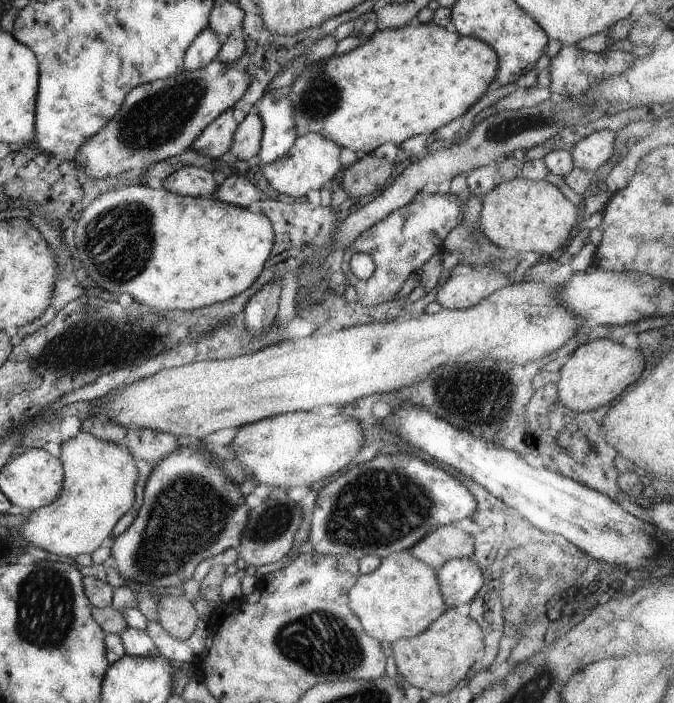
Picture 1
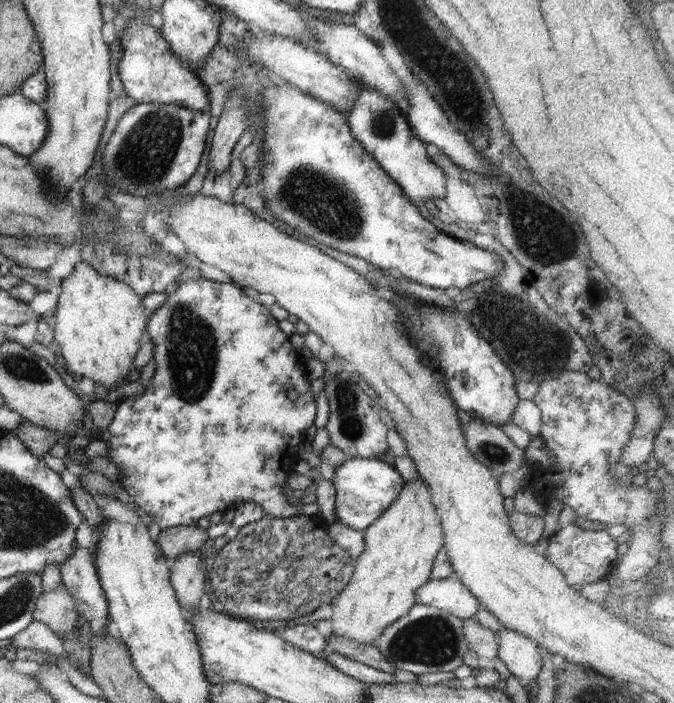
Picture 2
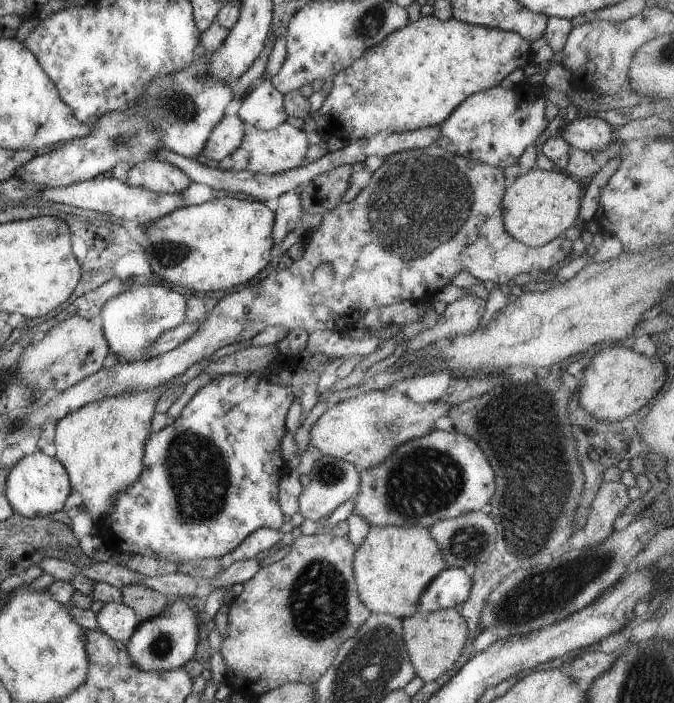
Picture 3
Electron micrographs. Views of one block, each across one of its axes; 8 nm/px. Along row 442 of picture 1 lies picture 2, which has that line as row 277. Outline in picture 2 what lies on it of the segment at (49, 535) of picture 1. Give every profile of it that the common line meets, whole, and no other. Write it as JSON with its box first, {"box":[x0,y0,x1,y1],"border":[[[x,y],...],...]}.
{"box":[54,261,150,388],"border":[[[81,261],[73,272],[61,280],[62,293],[54,313],[54,341],[60,345],[67,369],[78,378],[89,378],[106,388],[122,386],[121,380],[134,369],[133,362],[140,349],[140,340],[148,327],[150,311],[144,308],[139,294],[123,279],[100,274],[92,265]]]}

